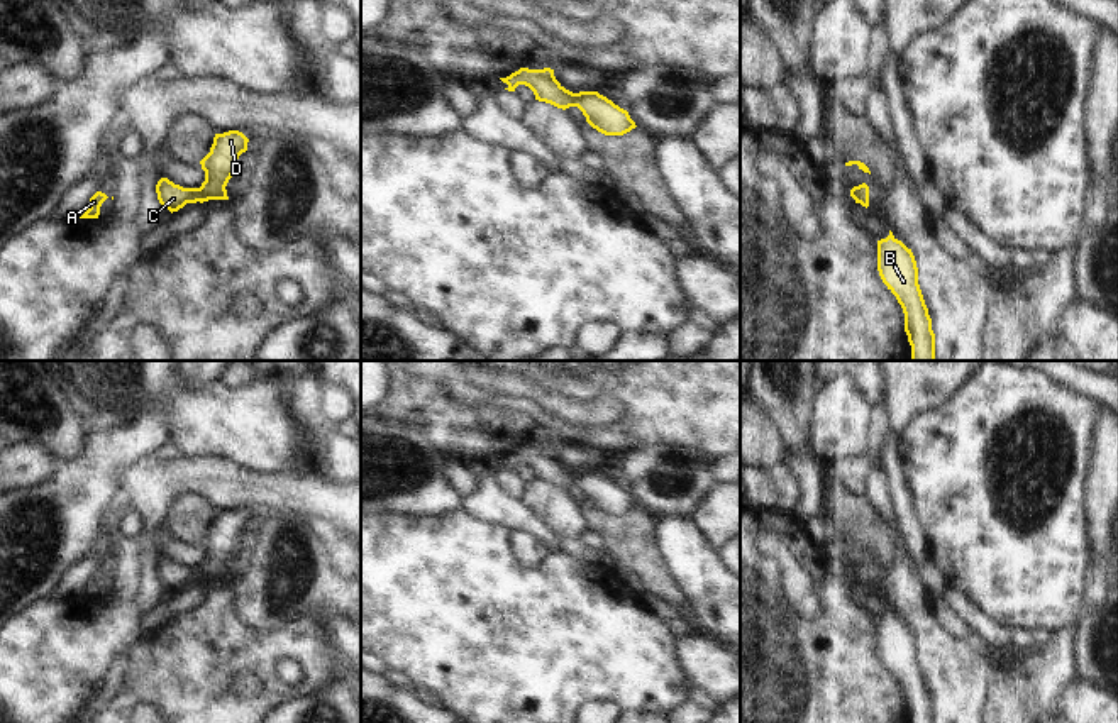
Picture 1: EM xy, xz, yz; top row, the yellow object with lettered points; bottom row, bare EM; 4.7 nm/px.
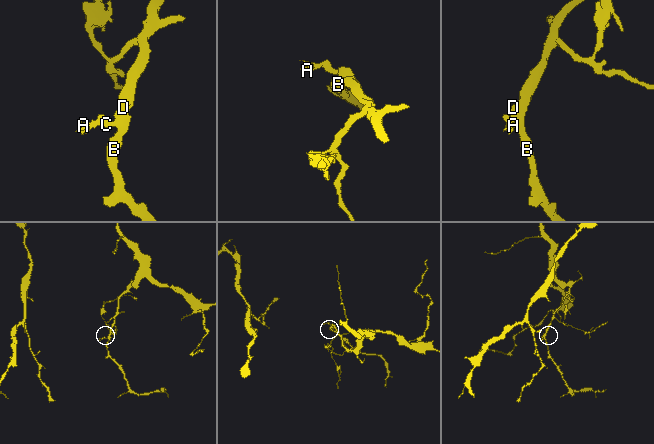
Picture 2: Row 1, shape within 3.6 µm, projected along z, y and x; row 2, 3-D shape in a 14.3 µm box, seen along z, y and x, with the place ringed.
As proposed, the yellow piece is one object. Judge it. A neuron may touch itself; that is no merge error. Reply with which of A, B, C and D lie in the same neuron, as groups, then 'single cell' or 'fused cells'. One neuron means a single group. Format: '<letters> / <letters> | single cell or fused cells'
A B C D | single cell

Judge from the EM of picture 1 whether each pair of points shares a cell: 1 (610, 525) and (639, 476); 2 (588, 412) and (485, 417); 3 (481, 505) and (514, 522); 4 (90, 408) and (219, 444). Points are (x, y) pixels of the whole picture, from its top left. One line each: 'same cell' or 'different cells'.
1: different cells
2: different cells
3: same cell
4: same cell

